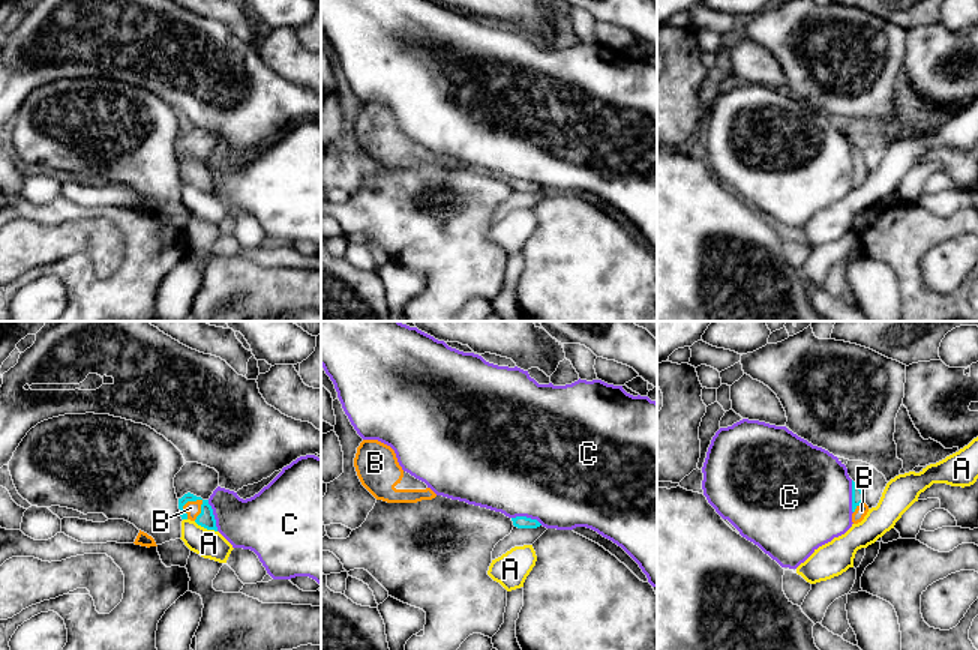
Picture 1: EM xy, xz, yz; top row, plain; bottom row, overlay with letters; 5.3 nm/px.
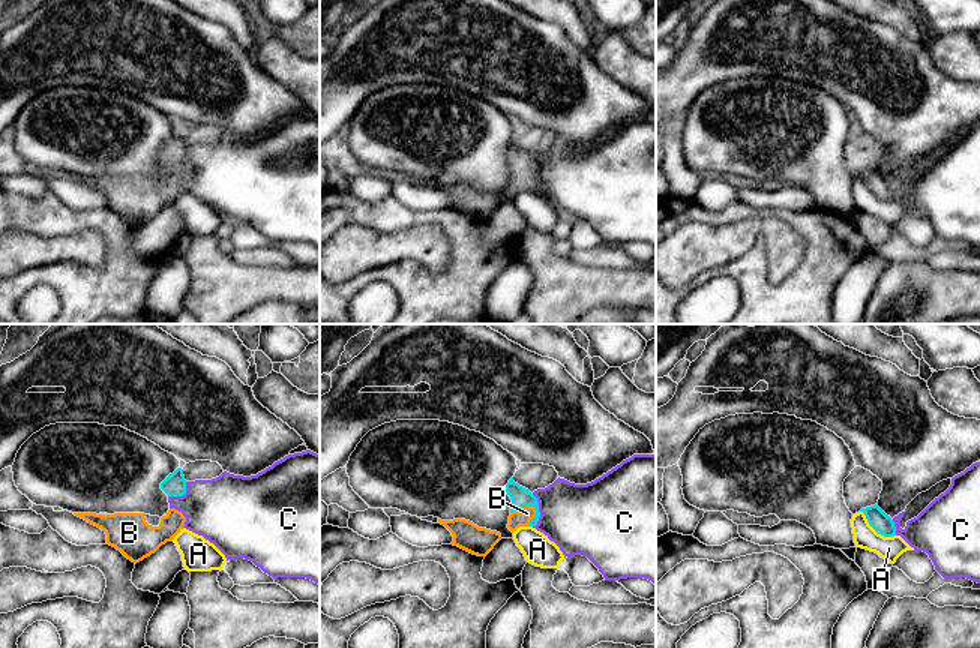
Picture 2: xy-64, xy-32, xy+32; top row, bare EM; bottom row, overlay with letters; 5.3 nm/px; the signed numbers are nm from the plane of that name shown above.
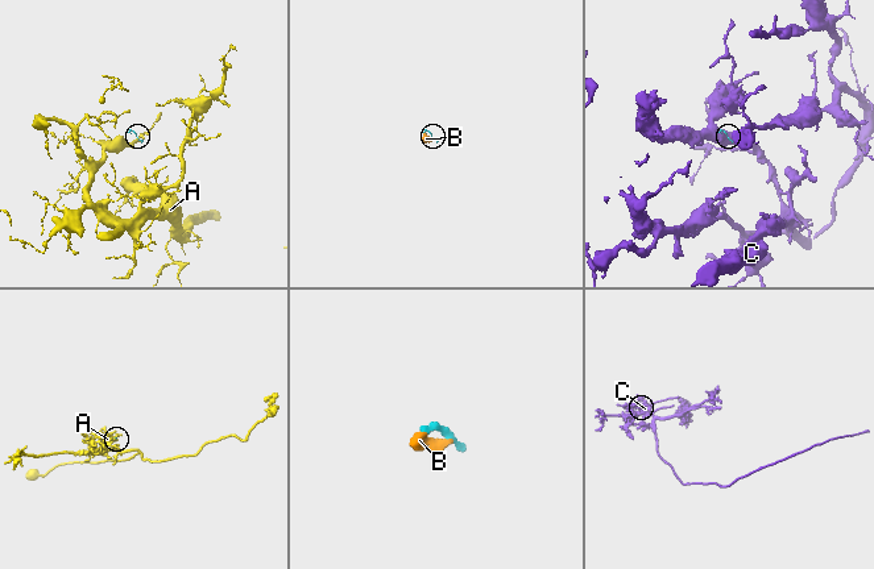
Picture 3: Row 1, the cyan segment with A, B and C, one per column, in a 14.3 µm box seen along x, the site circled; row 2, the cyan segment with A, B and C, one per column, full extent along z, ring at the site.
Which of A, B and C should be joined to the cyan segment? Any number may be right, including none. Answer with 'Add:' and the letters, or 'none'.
Add: B

